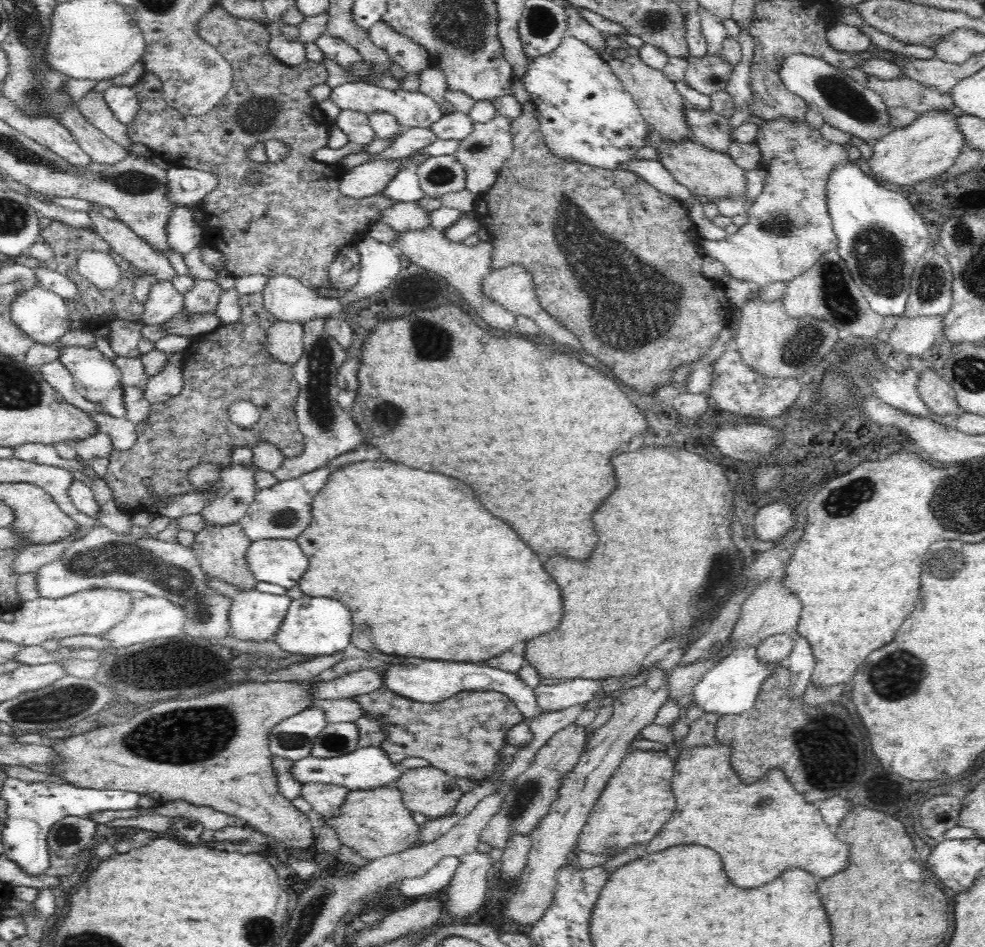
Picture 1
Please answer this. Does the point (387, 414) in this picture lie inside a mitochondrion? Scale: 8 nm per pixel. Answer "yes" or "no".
yes

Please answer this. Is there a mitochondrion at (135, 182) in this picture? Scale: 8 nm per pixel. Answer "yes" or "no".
yes

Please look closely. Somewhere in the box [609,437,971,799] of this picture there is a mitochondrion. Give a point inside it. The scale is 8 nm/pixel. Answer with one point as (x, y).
(897, 672)

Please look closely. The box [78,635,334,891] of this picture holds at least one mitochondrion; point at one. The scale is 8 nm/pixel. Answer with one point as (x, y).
(188, 736)

